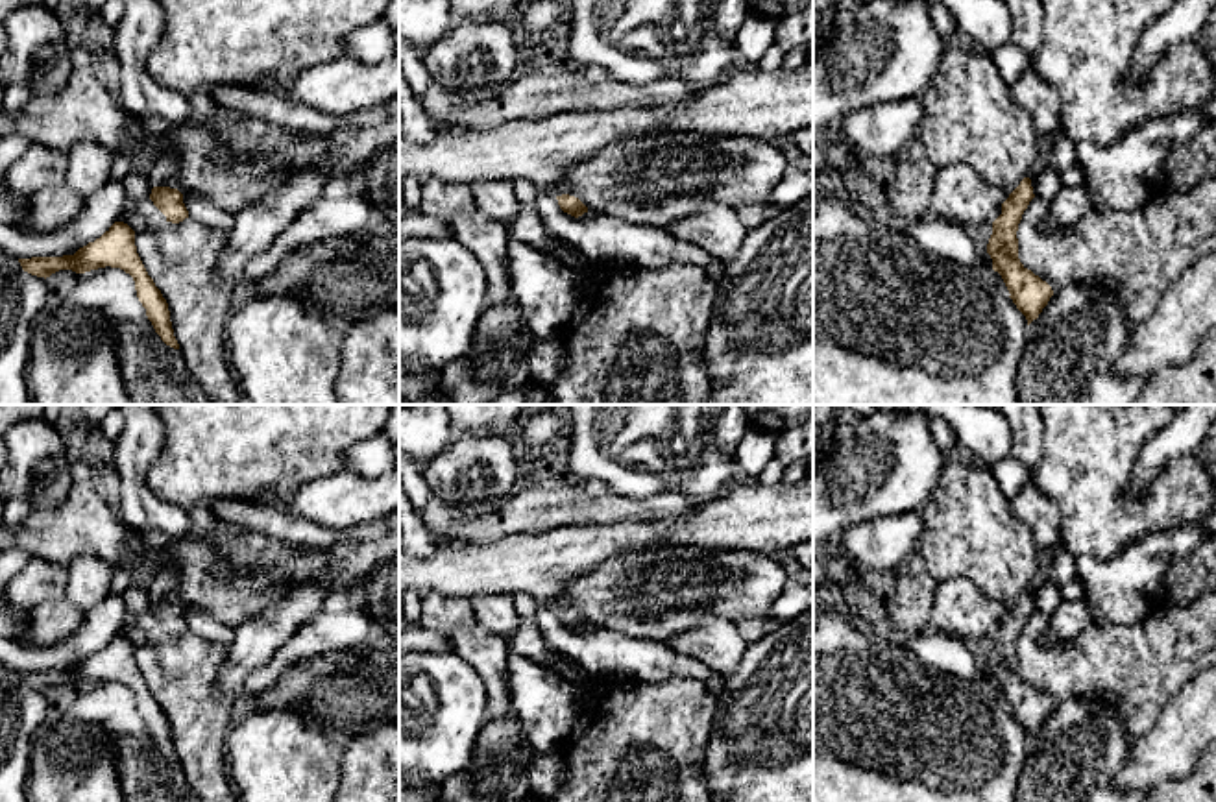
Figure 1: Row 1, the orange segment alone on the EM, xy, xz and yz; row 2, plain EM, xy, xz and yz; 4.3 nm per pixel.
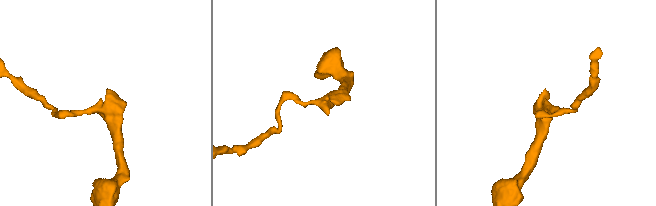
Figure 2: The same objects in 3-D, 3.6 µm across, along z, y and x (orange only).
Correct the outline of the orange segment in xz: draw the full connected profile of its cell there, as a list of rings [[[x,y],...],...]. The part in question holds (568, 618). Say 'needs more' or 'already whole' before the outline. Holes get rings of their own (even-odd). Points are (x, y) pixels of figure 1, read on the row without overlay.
needs more | [[[562,608],[562,610],[556,610],[556,614],[564,626],[578,632],[584,638],[588,638],[595,632],[595,628],[575,610]]]

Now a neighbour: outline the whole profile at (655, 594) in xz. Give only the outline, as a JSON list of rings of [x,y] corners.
[[[658,545],[599,564],[551,606],[578,612],[595,630],[669,641],[708,617],[763,617],[787,578],[771,554]]]

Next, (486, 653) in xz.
[[[475,619],[455,632],[453,647],[480,674],[486,687],[488,717],[506,719],[514,715],[506,689],[510,645]]]

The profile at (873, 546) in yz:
[[[920,510],[865,519],[841,534],[841,547],[865,575],[900,569],[917,551],[922,525]]]

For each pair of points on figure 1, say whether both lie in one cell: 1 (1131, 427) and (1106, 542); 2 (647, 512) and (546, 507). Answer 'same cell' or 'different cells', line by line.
1: same cell
2: same cell

